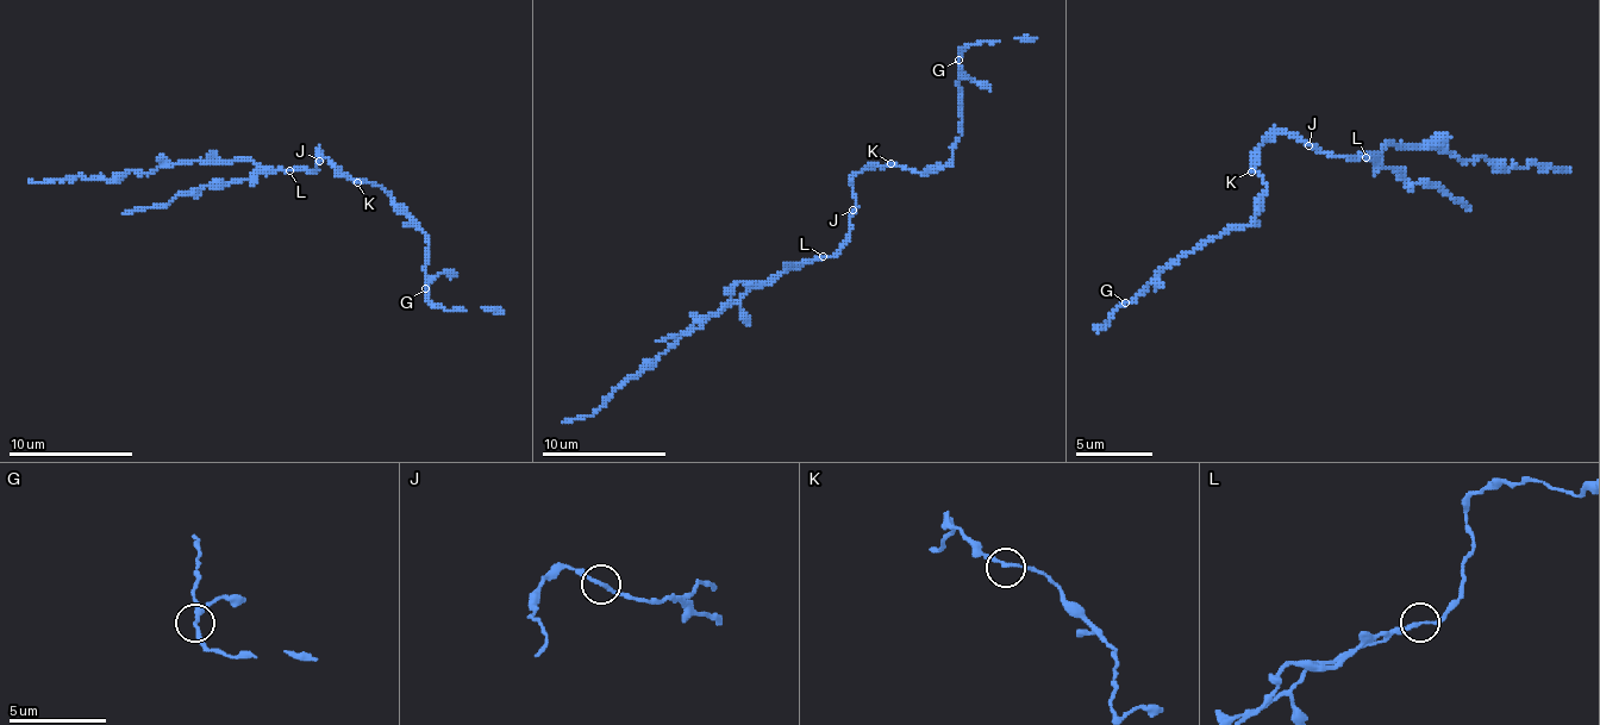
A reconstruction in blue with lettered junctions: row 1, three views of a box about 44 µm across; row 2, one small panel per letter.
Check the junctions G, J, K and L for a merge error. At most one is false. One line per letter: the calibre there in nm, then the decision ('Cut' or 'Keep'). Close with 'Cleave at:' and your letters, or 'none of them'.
G: Thickness 160 nm. Keep
J: Thickness 170 nm. Keep
K: Thickness 160 nm. Keep
L: Thickness 170 nm. Cut
Cleave at: L

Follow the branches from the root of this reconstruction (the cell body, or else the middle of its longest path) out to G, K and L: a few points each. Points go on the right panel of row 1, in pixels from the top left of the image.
G: (1313, 145), (1270, 133), (1255, 160), (1267, 187), (1258, 214), (1248, 225), (1229, 225), (1201, 241), (1125, 302)
K: (1313, 145), (1286, 133), (1270, 133), (1258, 145), (1258, 156), (1251, 172)
L: (1313, 145), (1336, 156), (1367, 156)

